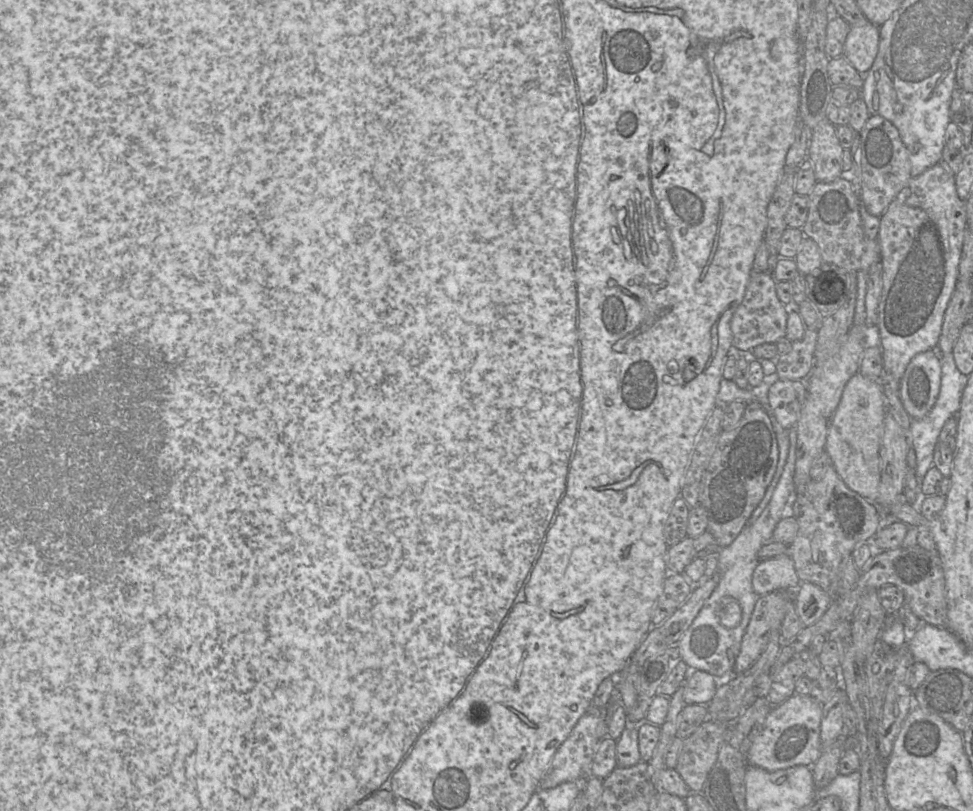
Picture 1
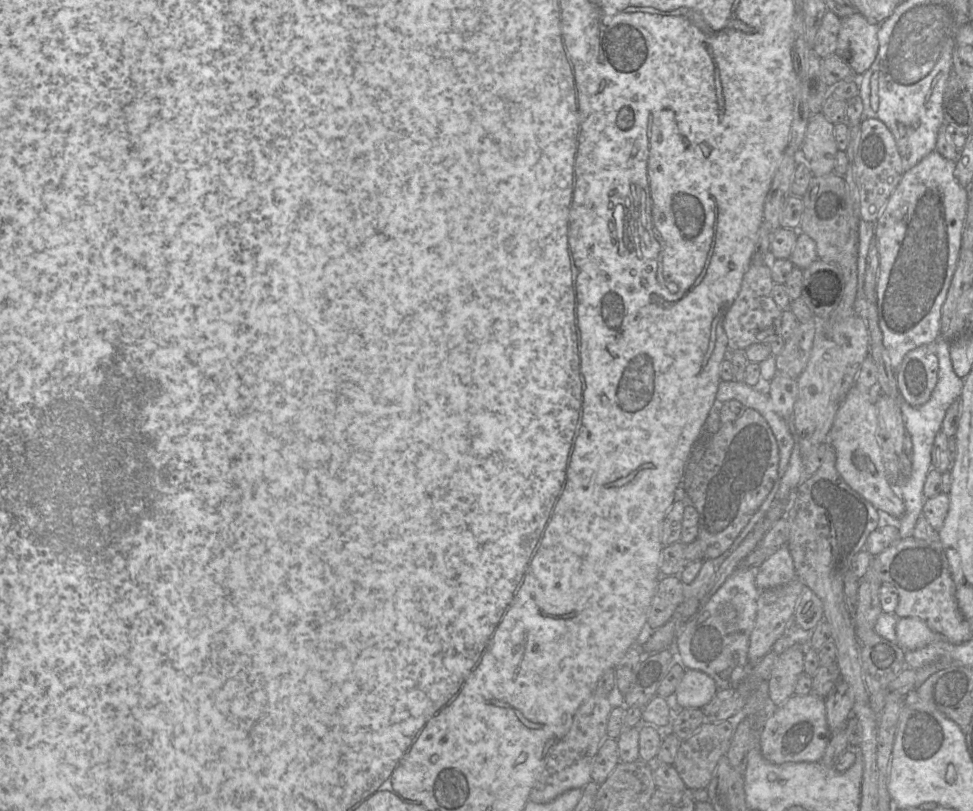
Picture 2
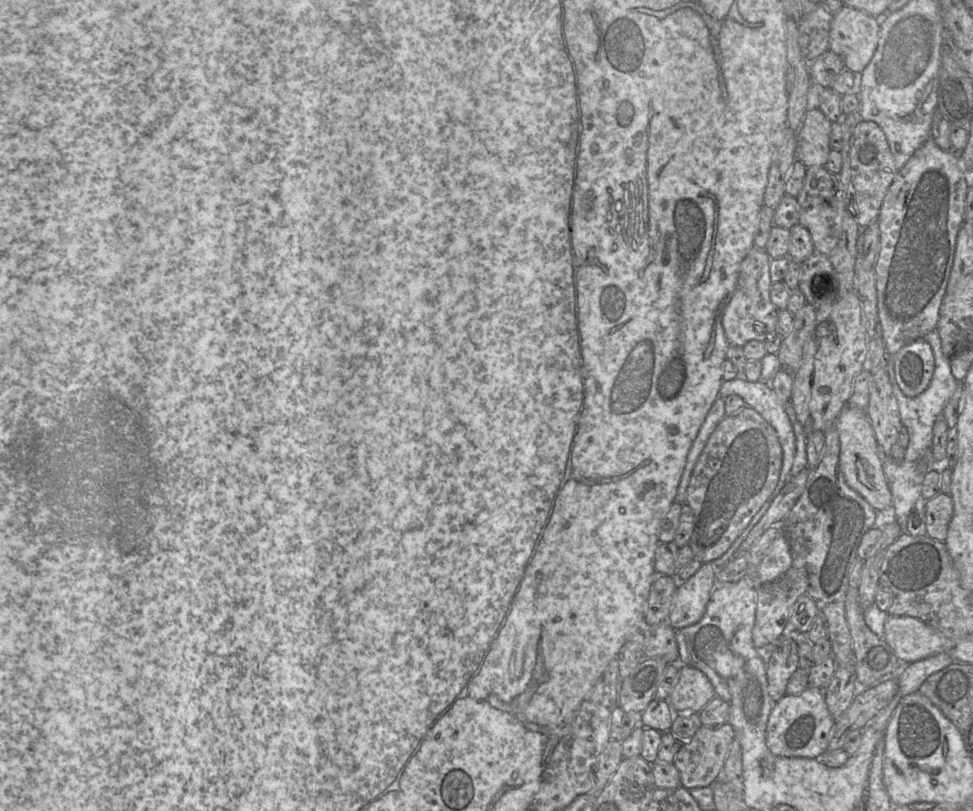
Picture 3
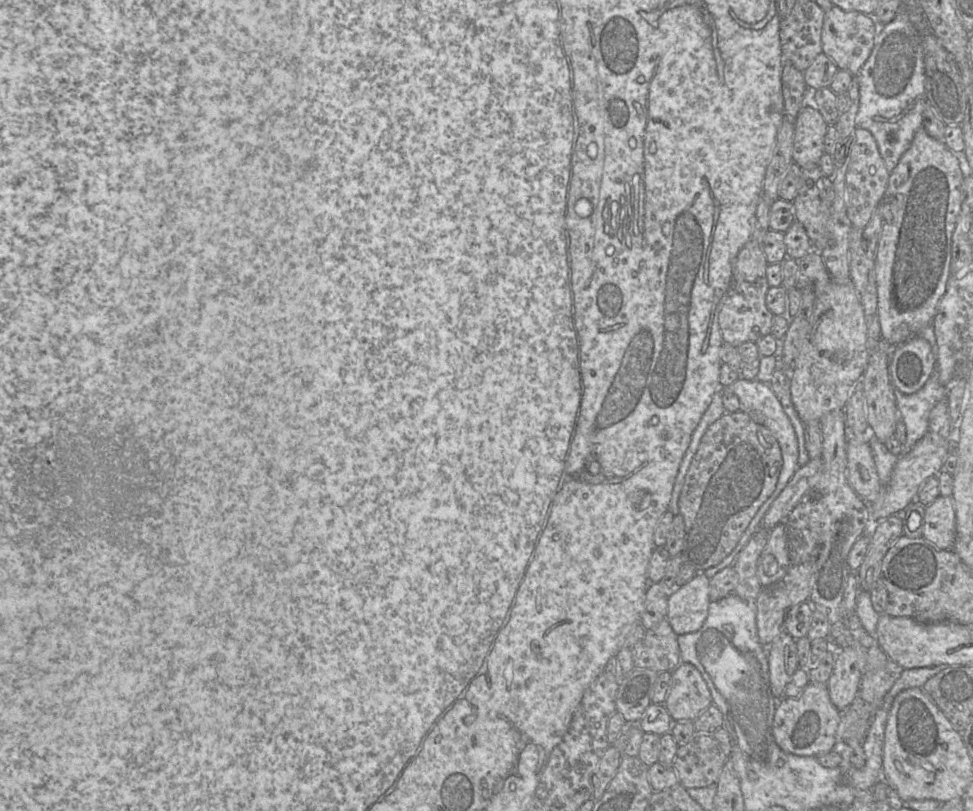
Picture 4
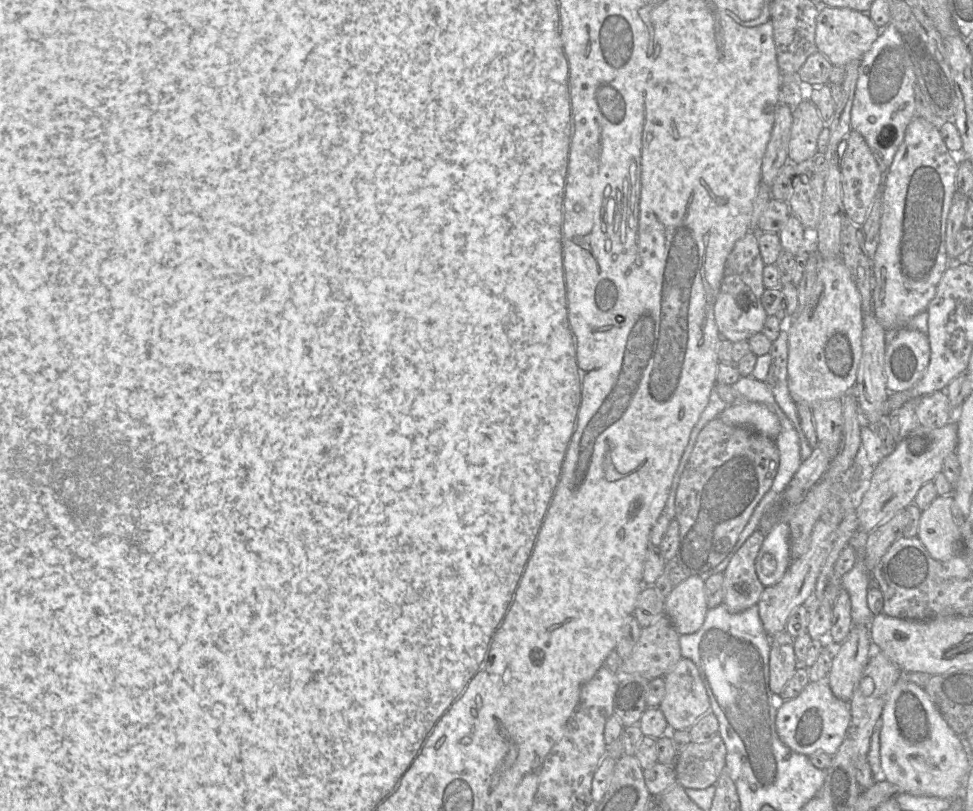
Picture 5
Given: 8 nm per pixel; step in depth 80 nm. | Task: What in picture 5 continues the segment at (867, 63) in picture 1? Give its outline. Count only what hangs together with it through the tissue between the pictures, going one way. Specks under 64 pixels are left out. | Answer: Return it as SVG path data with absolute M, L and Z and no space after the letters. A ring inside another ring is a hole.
M821 6L817 17L815 42L818 52L822 53L833 66L844 67L853 60L860 60L871 48L879 35L879 28L873 23L867 13L848 8Z

